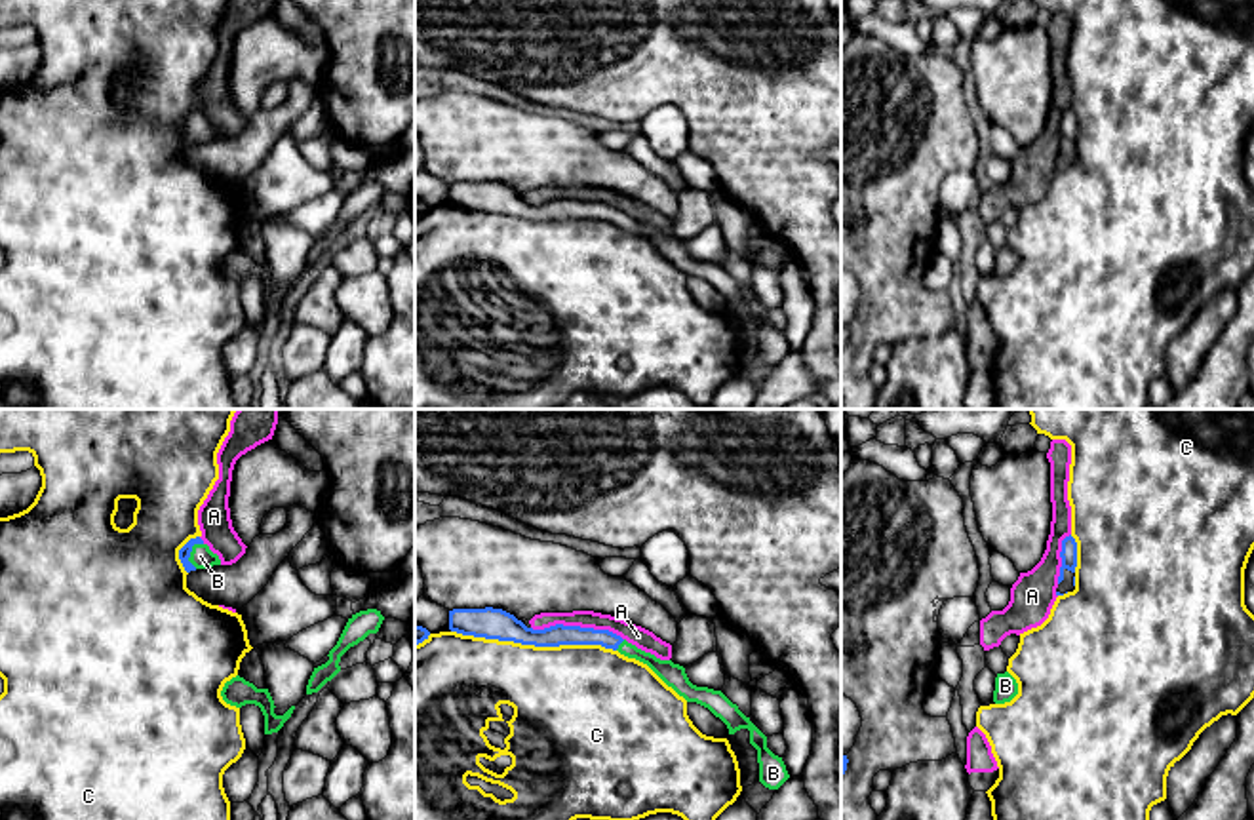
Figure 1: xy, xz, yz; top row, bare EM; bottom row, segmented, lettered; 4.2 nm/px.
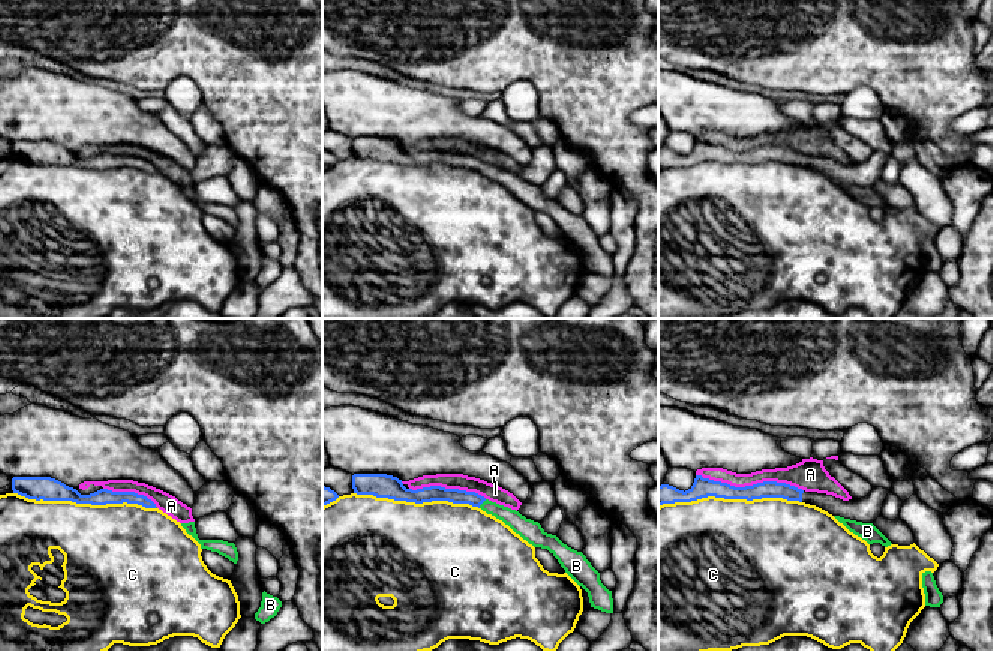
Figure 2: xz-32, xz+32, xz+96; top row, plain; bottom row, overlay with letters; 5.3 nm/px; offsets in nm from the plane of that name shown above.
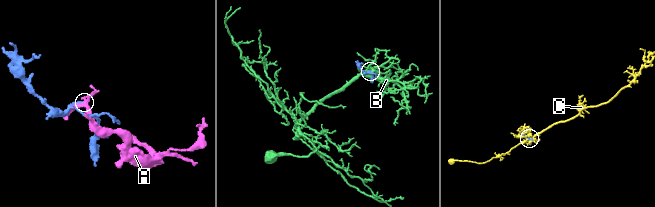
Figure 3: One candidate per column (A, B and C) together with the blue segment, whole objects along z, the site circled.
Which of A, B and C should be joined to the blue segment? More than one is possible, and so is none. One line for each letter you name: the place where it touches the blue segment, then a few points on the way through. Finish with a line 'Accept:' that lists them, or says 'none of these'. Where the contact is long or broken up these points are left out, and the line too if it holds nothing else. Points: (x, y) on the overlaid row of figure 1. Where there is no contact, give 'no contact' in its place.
B: meets blue in xy at (191, 550); runs through xy (185, 552), (191, 550), (200, 556)
Accept: B

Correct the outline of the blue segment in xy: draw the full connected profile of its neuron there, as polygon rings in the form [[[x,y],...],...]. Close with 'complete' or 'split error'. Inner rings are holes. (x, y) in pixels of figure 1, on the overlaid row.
[[[190,538],[181,550],[179,559],[186,573],[196,569],[206,569],[213,565],[221,565],[221,559],[217,554],[209,550],[209,546],[200,538]]]; split error

